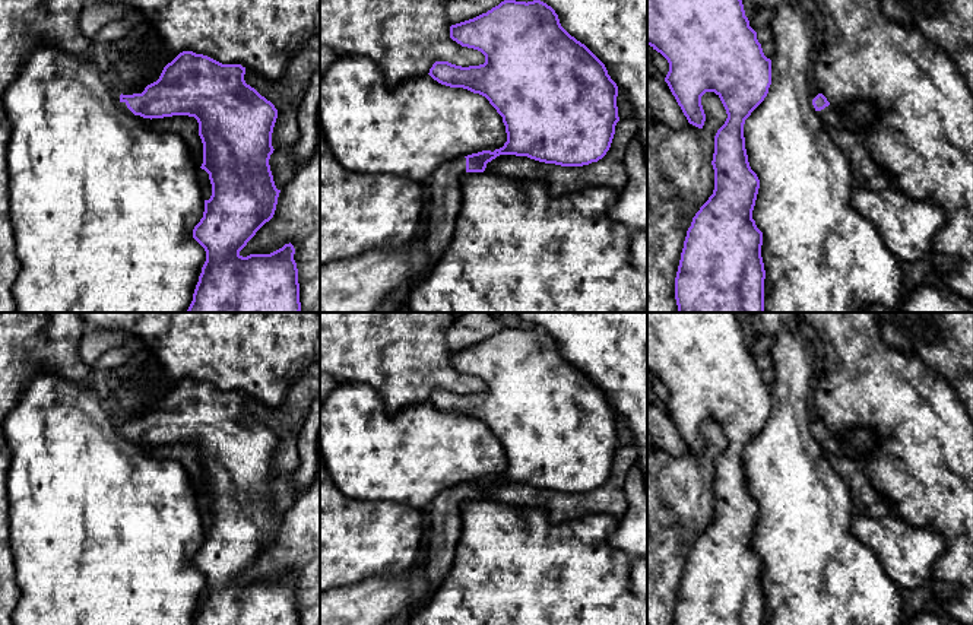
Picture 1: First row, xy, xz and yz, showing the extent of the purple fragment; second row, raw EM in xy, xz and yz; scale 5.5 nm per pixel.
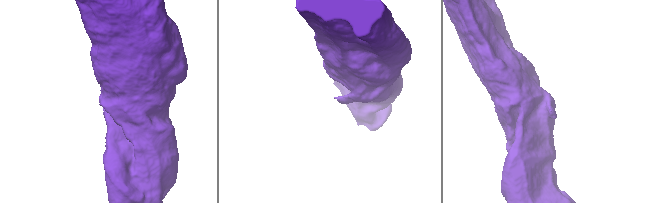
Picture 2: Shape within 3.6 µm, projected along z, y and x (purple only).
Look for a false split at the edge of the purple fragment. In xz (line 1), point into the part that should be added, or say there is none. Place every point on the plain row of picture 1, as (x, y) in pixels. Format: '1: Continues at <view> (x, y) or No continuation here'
1: Continues at xz (443, 519)

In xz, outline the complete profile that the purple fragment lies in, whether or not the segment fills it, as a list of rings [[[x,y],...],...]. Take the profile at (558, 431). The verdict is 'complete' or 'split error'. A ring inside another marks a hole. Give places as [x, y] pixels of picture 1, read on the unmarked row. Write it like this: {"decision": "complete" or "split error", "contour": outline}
{"decision": "split error", "contour": [[[504,327],[498,333],[488,337],[486,340],[482,340],[473,346],[451,352],[450,353],[450,365],[453,368],[456,368],[457,371],[460,371],[462,374],[468,374],[468,375],[473,375],[473,377],[481,378],[485,383],[485,390],[479,391],[479,393],[462,394],[462,393],[451,391],[449,388],[435,388],[432,391],[432,394],[430,396],[428,402],[441,412],[446,412],[450,415],[463,415],[463,416],[468,416],[473,421],[479,421],[479,422],[485,423],[489,428],[489,431],[497,437],[497,440],[503,444],[503,450],[505,453],[505,460],[507,460],[507,469],[504,470],[503,475],[495,476],[494,479],[482,478],[482,479],[472,480],[468,483],[454,485],[454,486],[443,491],[441,494],[438,494],[432,499],[432,502],[430,504],[430,507],[427,510],[428,534],[427,534],[427,540],[424,545],[424,551],[425,551],[425,555],[428,558],[428,564],[425,567],[425,578],[430,583],[430,591],[411,609],[411,612],[408,615],[421,610],[425,606],[428,599],[441,587],[443,581],[446,580],[446,577],[449,575],[449,572],[451,570],[454,555],[456,555],[456,548],[459,545],[459,539],[462,534],[459,507],[465,499],[484,499],[486,495],[486,491],[500,482],[527,483],[527,485],[539,488],[539,489],[555,491],[555,492],[561,492],[561,494],[589,492],[592,489],[598,489],[599,486],[602,486],[606,482],[606,479],[611,475],[614,461],[615,461],[615,453],[619,448],[618,434],[617,434],[618,413],[608,402],[605,391],[584,371],[577,368],[574,364],[571,364],[565,358],[561,353],[558,342],[555,340],[555,337],[541,327],[533,327],[533,329],[527,329],[527,330],[526,329],[516,329],[516,327]]]}

